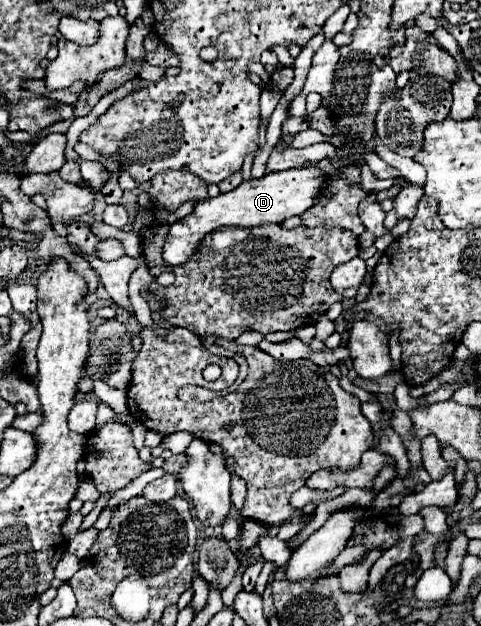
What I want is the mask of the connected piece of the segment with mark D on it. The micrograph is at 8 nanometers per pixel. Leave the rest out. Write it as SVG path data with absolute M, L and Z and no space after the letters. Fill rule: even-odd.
M299 167L299 169L285 169L277 173L267 173L261 179L243 181L237 189L229 193L221 193L215 199L199 201L195 211L185 219L171 225L163 259L167 265L183 265L187 257L191 257L201 243L201 239L217 231L221 227L255 227L263 223L281 223L293 215L303 215L309 207L319 203L321 193L327 191L327 173L317 167Z

